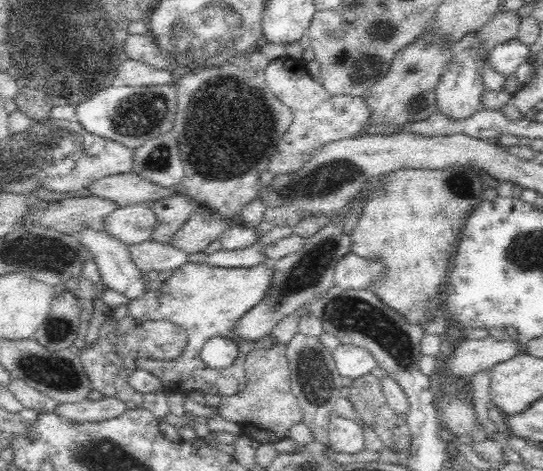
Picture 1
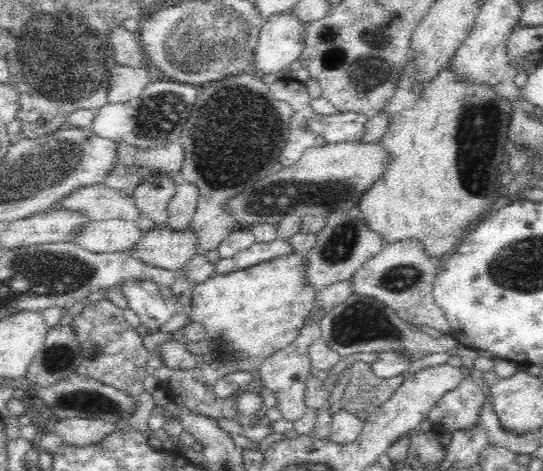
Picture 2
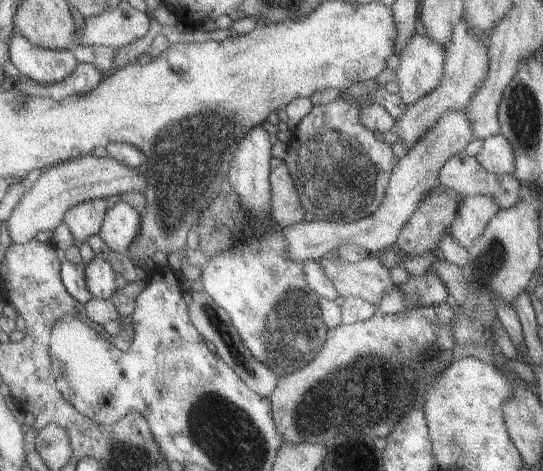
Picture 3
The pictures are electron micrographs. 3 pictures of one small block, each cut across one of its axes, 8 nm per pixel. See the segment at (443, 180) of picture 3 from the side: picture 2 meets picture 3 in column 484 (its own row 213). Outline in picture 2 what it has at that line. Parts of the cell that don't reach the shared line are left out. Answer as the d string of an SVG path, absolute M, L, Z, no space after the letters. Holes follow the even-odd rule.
M179 181L174 196L168 204L168 227L173 231L184 231L194 218L200 191L196 186Z

